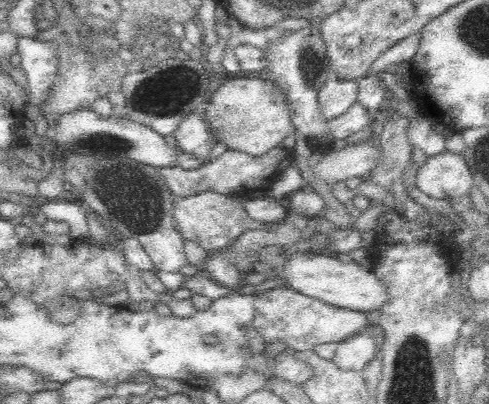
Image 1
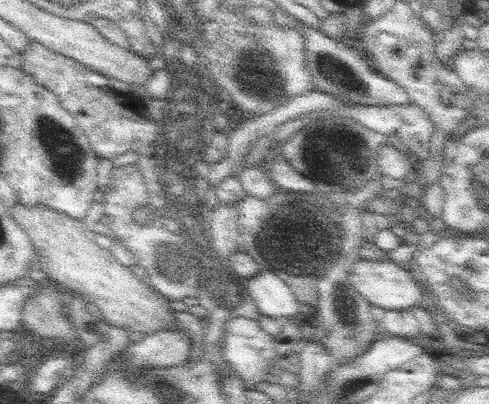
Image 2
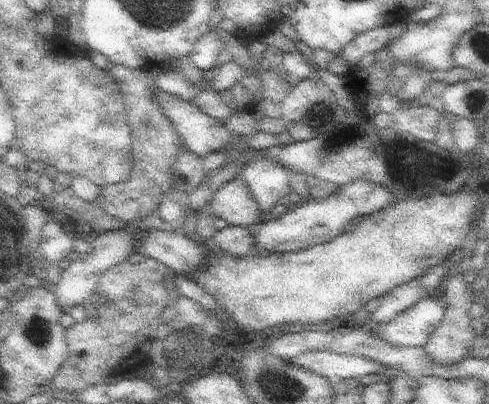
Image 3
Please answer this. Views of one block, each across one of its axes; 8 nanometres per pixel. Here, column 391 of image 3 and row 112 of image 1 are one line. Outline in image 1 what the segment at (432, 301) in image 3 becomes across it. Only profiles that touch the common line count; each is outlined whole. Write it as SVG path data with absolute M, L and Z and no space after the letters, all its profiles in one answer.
M330 78L318 94L318 106L326 122L346 114L358 102L358 82Z

